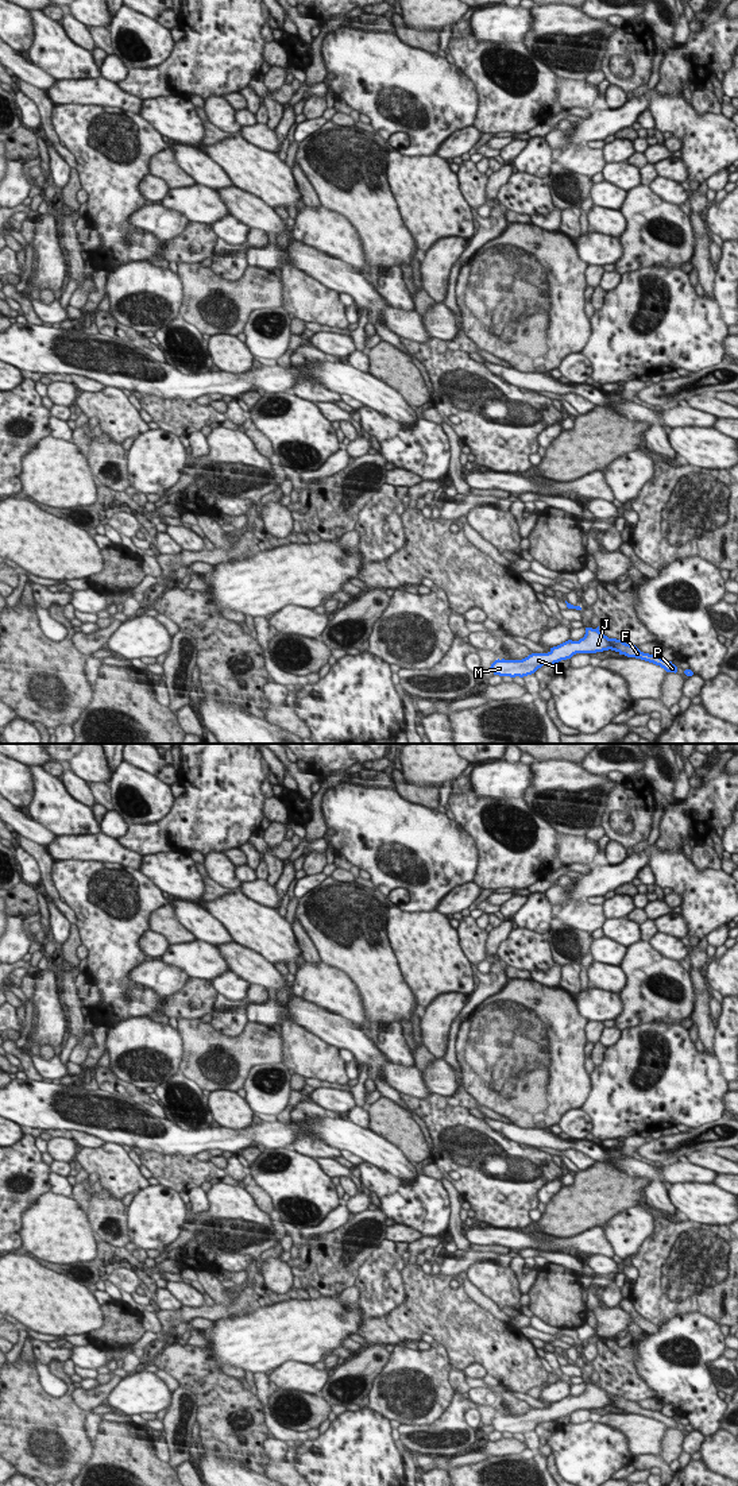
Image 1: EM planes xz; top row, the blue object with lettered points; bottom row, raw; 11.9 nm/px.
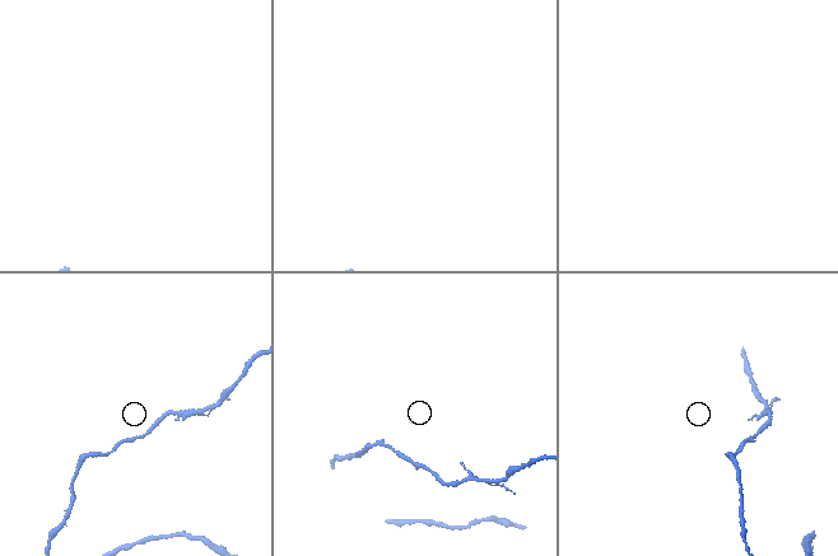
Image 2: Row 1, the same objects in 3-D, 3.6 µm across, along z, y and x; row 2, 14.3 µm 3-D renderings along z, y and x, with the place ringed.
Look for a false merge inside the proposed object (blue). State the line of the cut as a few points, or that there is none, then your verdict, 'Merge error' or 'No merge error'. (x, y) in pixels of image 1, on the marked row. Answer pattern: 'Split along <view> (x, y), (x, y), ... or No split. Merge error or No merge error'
Split along xz (607, 639), (613, 649). Merge error

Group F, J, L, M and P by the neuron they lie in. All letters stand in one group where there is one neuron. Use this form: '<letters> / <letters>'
F P / J L M

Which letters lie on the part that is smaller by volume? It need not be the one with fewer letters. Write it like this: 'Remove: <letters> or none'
Remove: F, P

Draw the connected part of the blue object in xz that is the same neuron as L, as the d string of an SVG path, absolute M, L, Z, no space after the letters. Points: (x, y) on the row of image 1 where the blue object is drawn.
M586 628L586 634L579 641L568 640L557 646L550 648L548 653L532 653L522 660L495 660L490 669L494 675L523 678L534 673L542 665L553 665L561 660L571 659L576 653L596 653L608 651L608 637L603 633Z

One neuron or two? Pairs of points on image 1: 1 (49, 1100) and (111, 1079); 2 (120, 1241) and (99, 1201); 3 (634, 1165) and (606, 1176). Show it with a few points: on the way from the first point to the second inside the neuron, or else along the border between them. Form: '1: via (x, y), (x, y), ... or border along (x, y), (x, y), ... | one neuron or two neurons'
1: border along (99, 1088), (107, 1092), (122, 1093), (128, 1099) | two neurons
2: via (122, 1231), (119, 1220), (108, 1211) | one neuron
3: border along (613, 1162), (629, 1176), (645, 1176), (649, 1178) | two neurons

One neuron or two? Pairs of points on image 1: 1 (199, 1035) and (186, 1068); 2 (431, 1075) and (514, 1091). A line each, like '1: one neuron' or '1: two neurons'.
1: one neuron
2: two neurons

